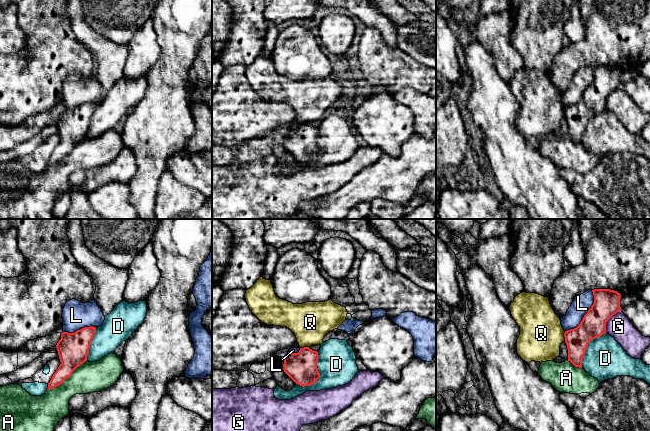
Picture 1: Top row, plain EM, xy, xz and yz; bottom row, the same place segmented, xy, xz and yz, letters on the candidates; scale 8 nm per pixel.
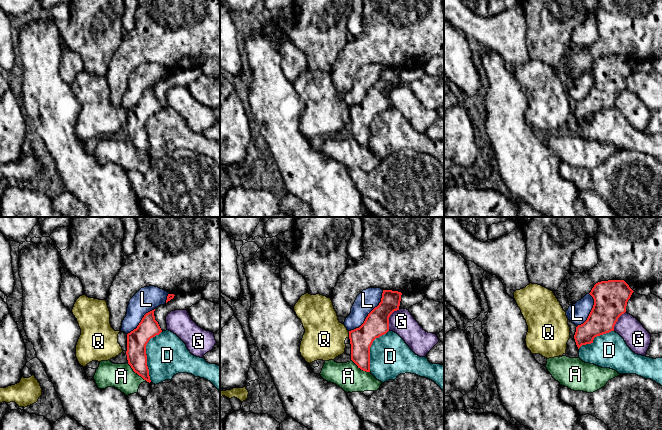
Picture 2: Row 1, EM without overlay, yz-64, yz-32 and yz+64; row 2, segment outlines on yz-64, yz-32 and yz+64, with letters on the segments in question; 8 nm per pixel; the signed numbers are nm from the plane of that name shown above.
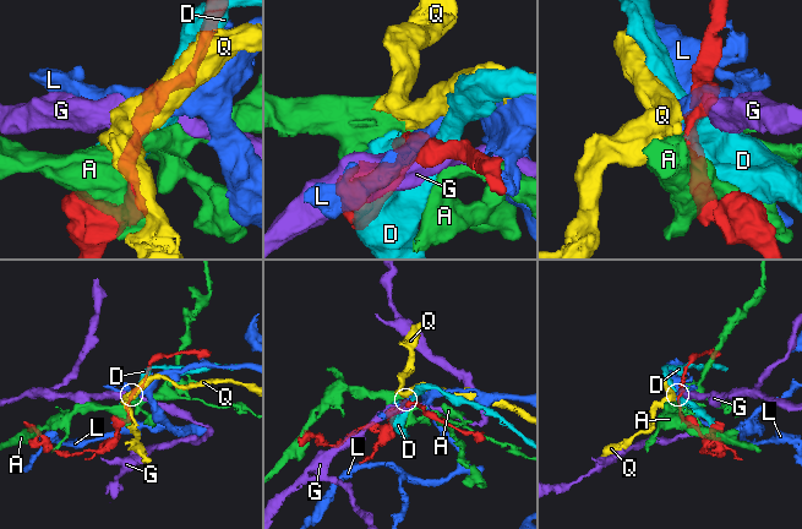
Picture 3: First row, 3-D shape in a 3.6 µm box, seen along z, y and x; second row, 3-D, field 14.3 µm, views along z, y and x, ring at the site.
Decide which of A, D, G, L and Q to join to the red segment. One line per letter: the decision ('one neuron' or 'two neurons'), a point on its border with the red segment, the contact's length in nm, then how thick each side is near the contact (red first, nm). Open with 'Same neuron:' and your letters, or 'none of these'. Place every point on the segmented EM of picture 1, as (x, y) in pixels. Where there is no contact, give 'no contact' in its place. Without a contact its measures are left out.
Same neuron: none of these
A: two neurons | xy (67, 377) | 400 nm | 260/240 nm
D: two neurons | xz (319, 377) | 320 nm | 240/300 nm
G: two neurons | yz (607, 320) | 220 nm | 200/190 nm
L: two neurons | yz (585, 314) | 400 nm | 200/150 nm
Q: two neurons | yz (564, 336) | 80 nm | 200/360 nm

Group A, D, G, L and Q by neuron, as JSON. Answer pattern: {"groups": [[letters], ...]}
{"groups": [["A"], ["D"], ["G"], ["L"], ["Q"]]}

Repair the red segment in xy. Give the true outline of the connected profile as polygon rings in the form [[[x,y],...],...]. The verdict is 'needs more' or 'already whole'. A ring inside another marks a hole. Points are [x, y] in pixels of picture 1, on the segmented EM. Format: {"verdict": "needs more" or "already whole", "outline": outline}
{"verdict": "already whole", "outline": [[[84,327],[74,333],[62,332],[56,348],[61,364],[48,383],[47,390],[55,388],[69,378],[73,371],[87,361],[96,327]]]}

